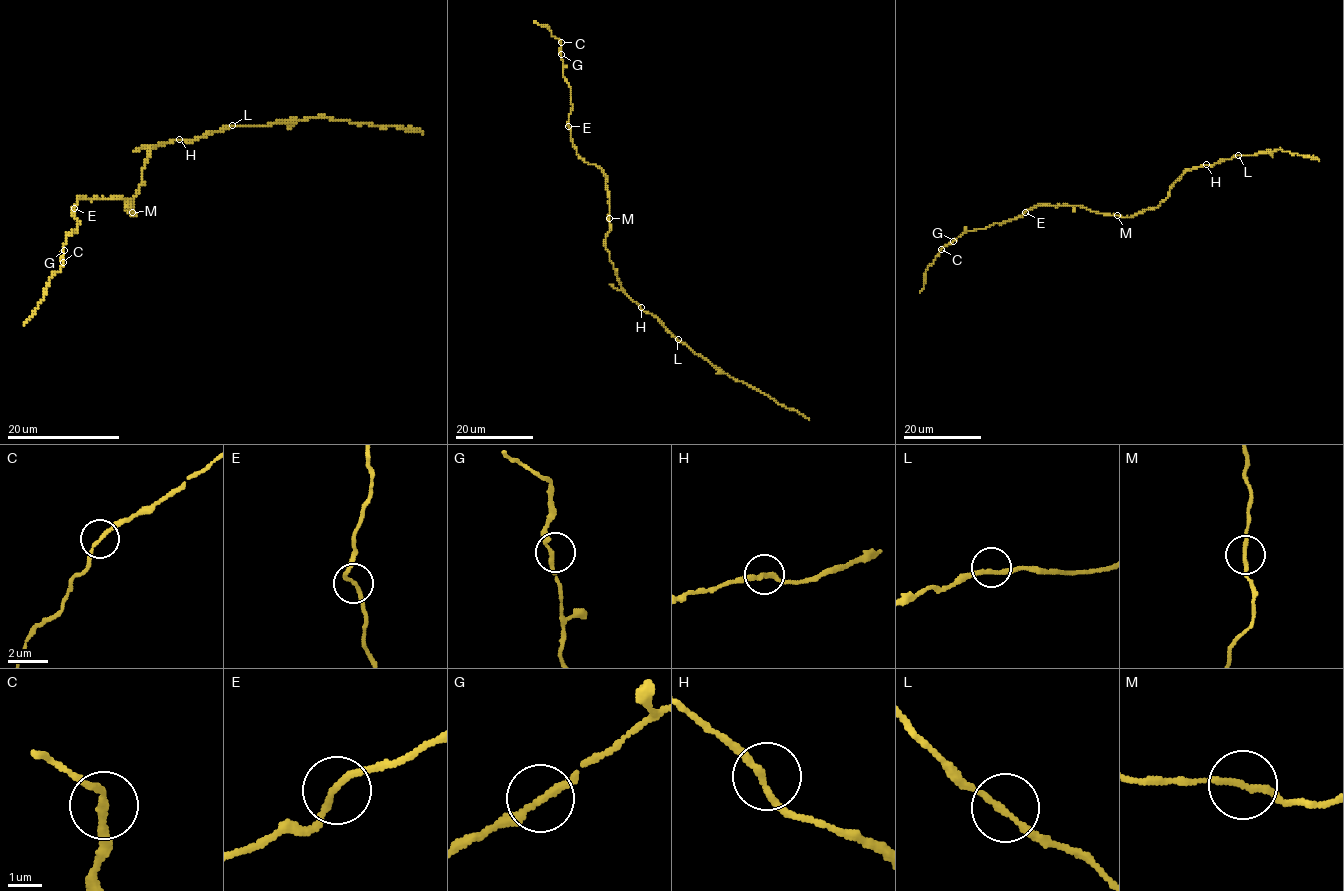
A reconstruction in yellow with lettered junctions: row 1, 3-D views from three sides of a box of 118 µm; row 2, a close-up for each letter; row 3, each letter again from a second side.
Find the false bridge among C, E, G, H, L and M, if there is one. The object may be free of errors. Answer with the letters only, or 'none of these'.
none of these

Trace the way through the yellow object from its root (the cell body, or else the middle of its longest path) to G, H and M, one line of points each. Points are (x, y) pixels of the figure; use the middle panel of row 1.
G: (605, 245), (610, 231), (607, 177), (578, 155), (570, 137), (571, 94), (561, 54)
H: (605, 245), (622, 290), (641, 307)
M: (605, 245), (605, 236), (610, 231), (609, 218)

